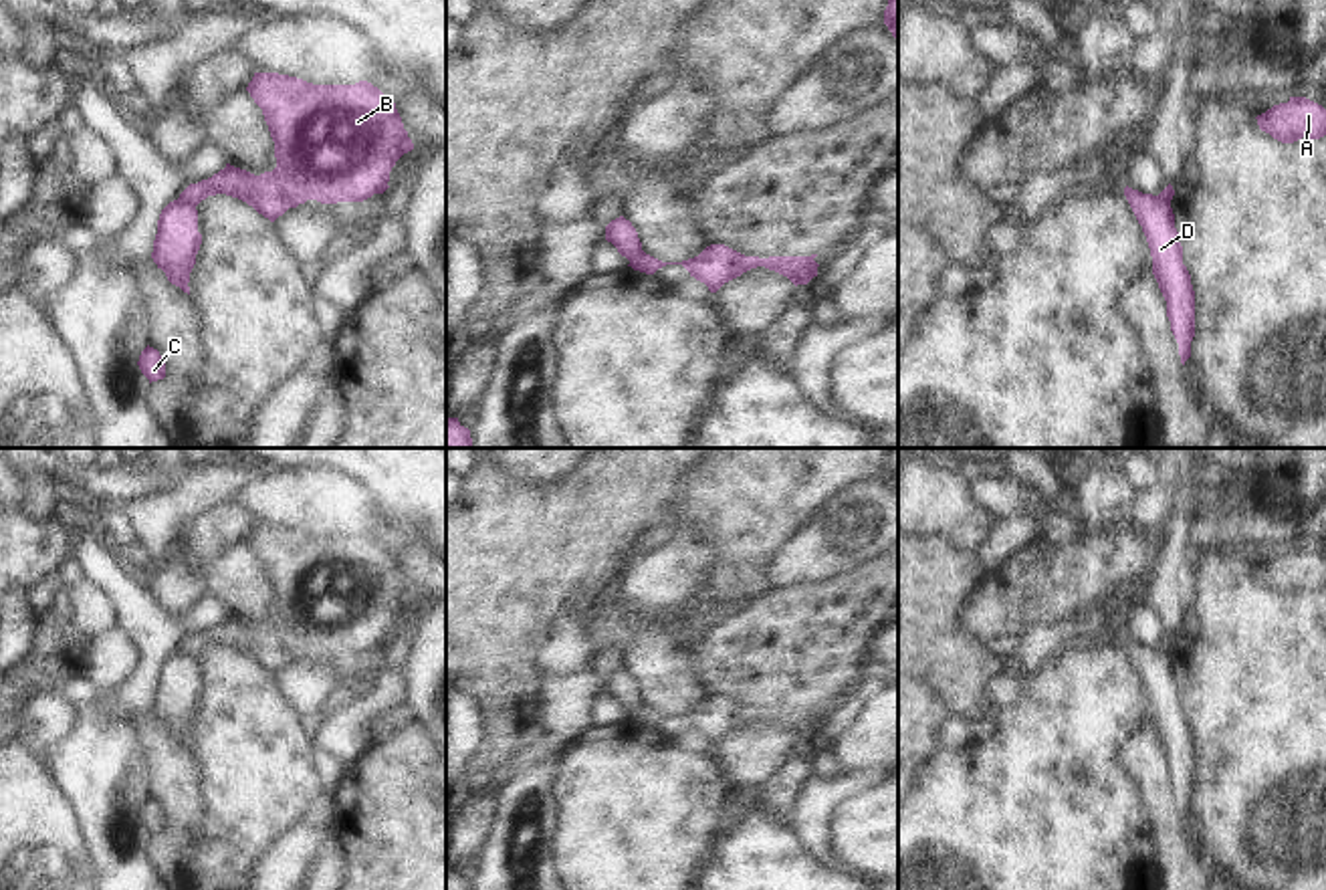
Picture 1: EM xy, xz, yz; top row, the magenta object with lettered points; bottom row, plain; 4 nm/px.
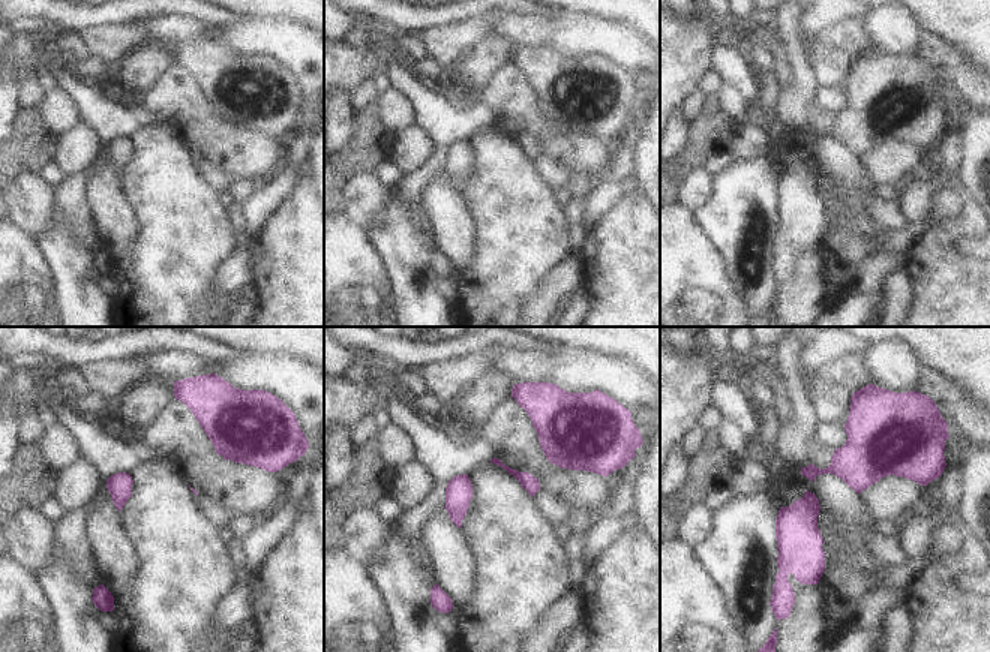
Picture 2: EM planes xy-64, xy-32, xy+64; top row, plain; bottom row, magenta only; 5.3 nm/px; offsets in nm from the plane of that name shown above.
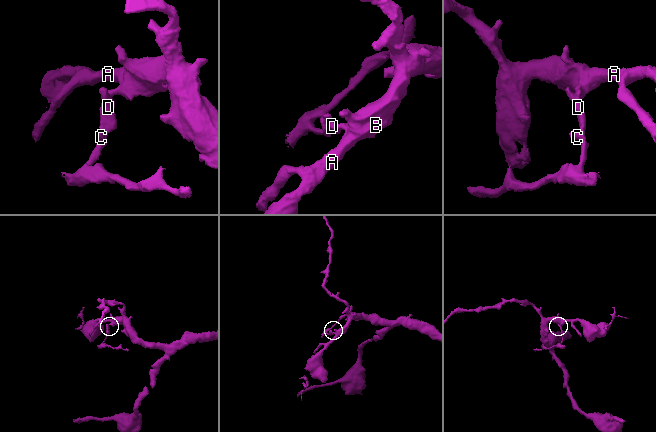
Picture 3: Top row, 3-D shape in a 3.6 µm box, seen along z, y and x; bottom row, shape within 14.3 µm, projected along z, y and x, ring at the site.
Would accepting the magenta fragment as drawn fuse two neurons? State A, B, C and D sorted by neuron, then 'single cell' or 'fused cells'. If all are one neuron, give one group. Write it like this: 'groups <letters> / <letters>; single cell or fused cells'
groups A B / C D; fused cells

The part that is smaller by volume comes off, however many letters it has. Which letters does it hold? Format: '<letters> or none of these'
C, D

